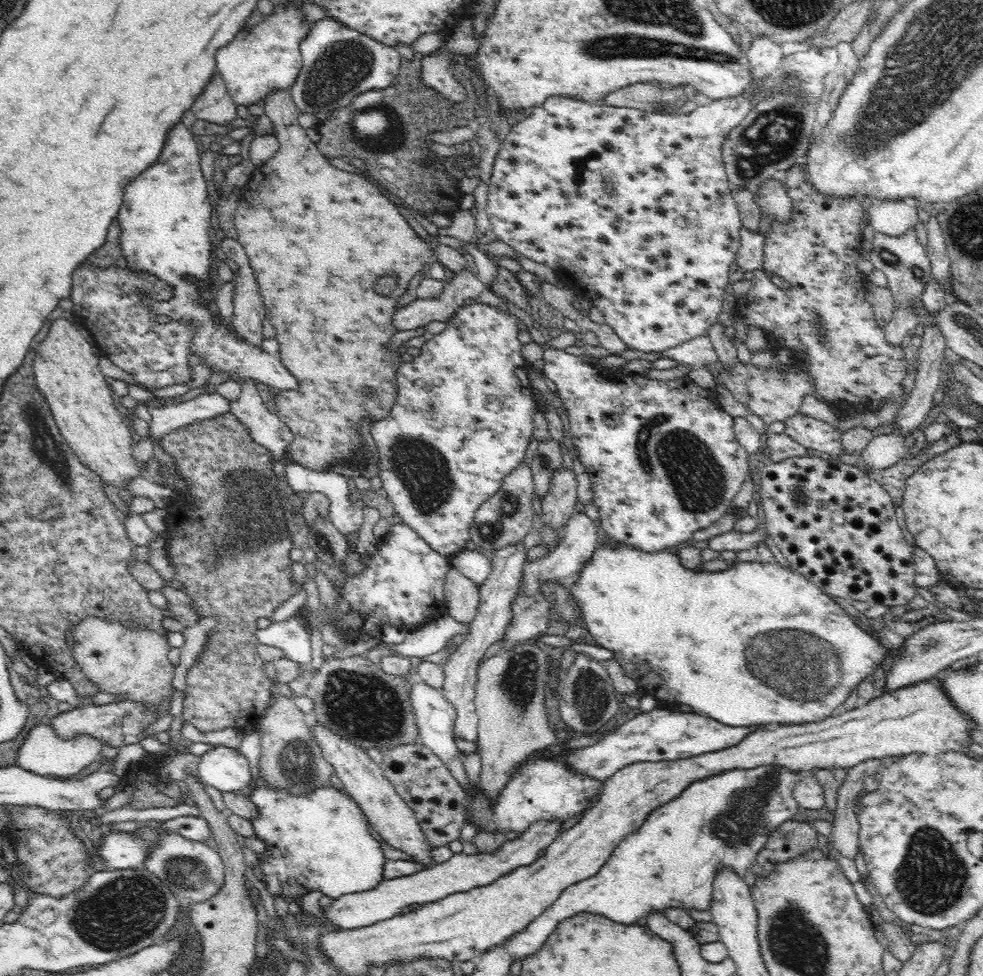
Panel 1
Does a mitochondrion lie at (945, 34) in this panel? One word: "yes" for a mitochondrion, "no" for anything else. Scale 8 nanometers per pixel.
yes

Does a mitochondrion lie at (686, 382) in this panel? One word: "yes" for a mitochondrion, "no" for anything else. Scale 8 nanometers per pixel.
no

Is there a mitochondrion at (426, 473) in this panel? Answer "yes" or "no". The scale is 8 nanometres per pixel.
yes

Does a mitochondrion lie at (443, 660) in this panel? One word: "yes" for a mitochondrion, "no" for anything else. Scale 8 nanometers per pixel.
no

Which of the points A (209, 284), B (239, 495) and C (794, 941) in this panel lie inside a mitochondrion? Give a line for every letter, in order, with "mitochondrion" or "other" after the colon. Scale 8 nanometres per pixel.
A: other
B: mitochondrion
C: mitochondrion

